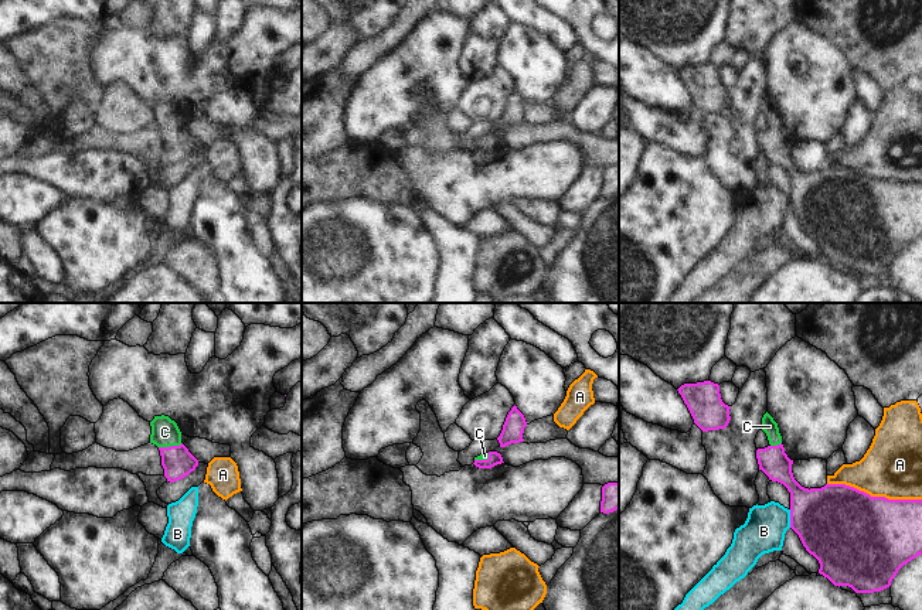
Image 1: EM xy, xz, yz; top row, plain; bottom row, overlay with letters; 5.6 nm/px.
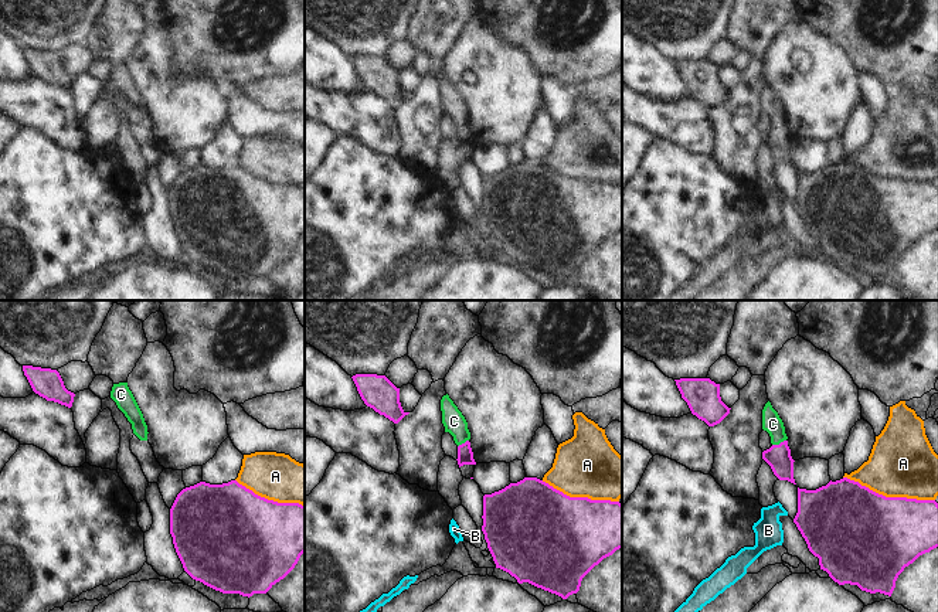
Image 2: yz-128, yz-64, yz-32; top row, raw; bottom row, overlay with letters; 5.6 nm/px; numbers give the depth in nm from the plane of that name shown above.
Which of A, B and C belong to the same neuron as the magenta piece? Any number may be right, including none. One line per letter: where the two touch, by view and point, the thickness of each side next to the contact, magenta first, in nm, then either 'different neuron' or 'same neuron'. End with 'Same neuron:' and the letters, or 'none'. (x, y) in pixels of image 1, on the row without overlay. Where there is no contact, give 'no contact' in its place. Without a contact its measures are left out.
A: yz (874, 180) | 500/340 nm | different neuron
B: yz (790, 201) | 440/240 nm | different neuron
C: xy (170, 129) | 180/160 nm | same neuron
Same neuron: C

